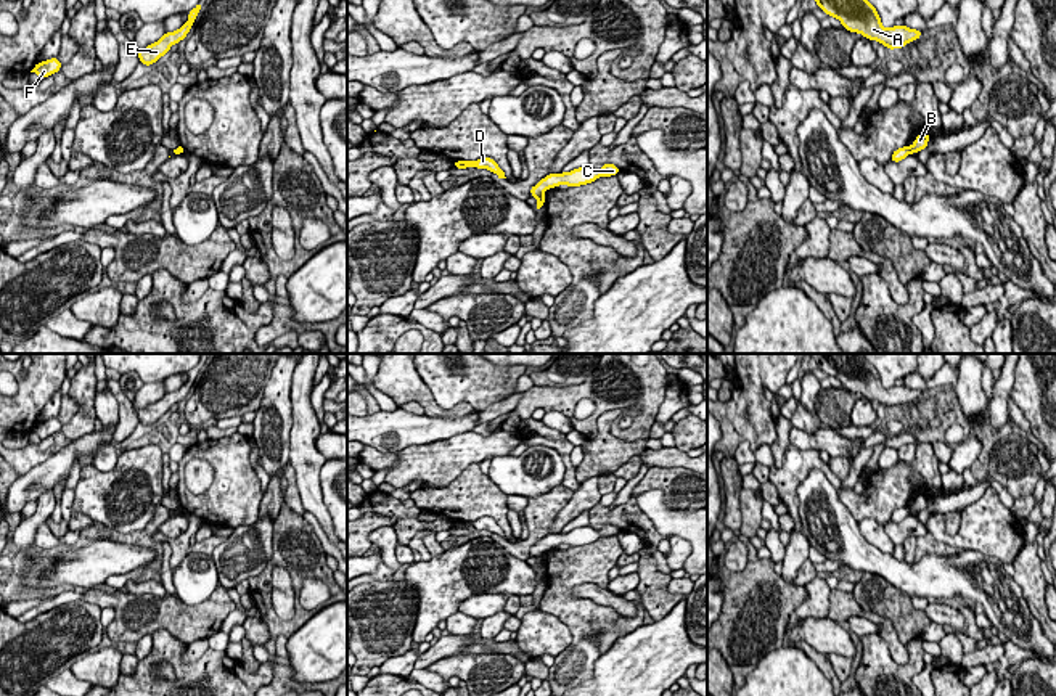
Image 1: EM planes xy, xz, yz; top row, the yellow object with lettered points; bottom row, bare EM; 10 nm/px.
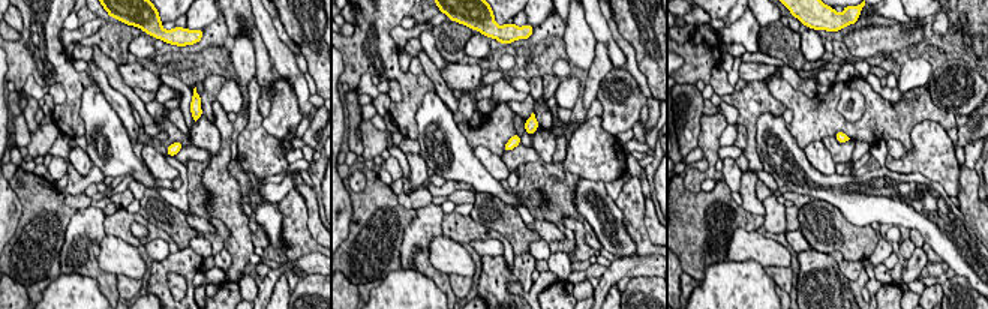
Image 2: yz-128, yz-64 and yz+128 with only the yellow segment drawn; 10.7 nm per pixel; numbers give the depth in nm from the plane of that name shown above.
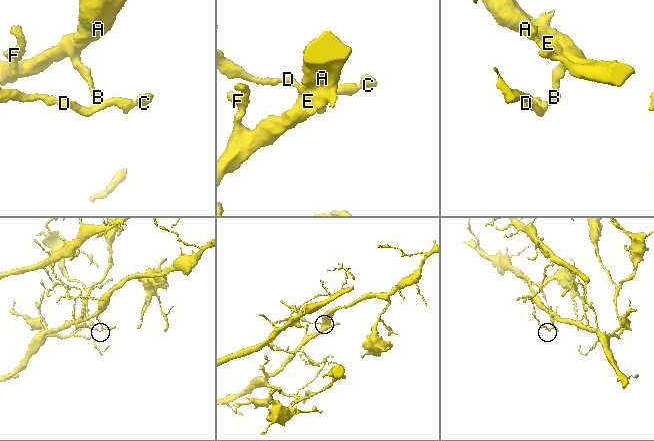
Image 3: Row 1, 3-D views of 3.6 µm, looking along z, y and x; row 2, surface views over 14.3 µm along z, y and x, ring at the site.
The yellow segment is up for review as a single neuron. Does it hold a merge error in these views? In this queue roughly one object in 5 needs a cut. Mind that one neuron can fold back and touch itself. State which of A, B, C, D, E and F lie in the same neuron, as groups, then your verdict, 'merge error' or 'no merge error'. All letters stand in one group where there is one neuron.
A B E F / C D; merge error

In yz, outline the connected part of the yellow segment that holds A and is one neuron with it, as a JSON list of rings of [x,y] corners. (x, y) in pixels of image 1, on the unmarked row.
[[[810,354],[810,357],[828,376],[839,379],[844,389],[860,392],[868,400],[878,400],[887,410],[903,408],[923,395],[921,391],[905,384],[886,389],[878,370],[863,354]]]

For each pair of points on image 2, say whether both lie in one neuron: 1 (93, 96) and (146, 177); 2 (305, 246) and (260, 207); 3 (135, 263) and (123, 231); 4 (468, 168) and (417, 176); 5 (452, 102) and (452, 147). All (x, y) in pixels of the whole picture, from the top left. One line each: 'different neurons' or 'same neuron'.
1: same neuron
2: different neurons
3: different neurons
4: different neurons
5: different neurons

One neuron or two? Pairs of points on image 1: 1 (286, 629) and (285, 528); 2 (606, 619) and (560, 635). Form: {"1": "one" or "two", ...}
{"1": "one", "2": "two"}

